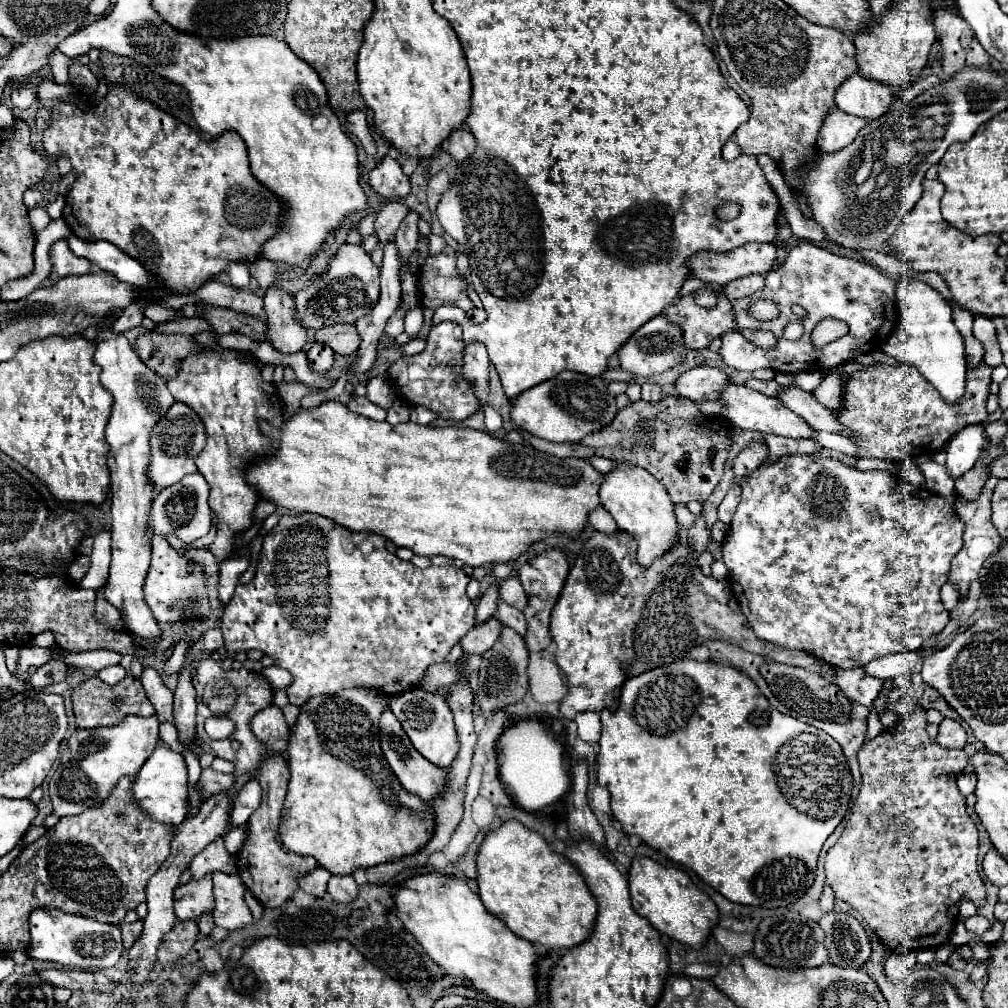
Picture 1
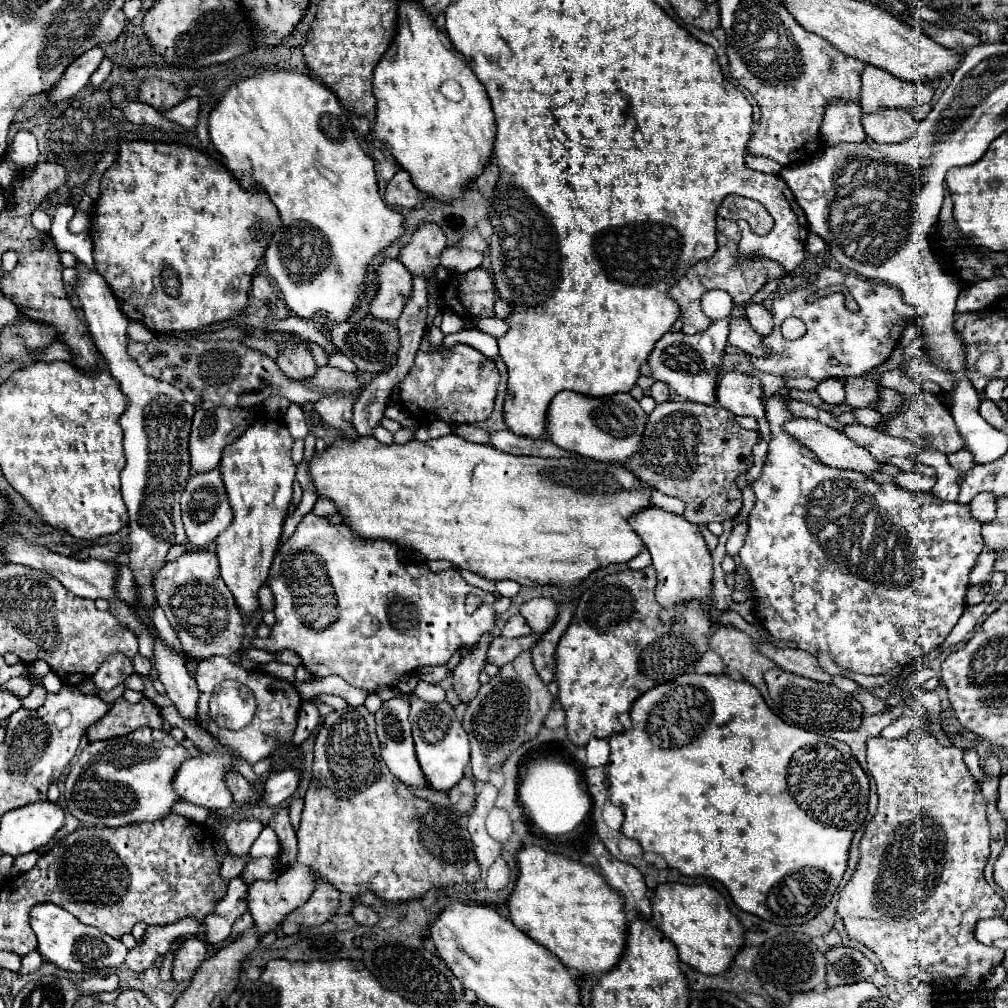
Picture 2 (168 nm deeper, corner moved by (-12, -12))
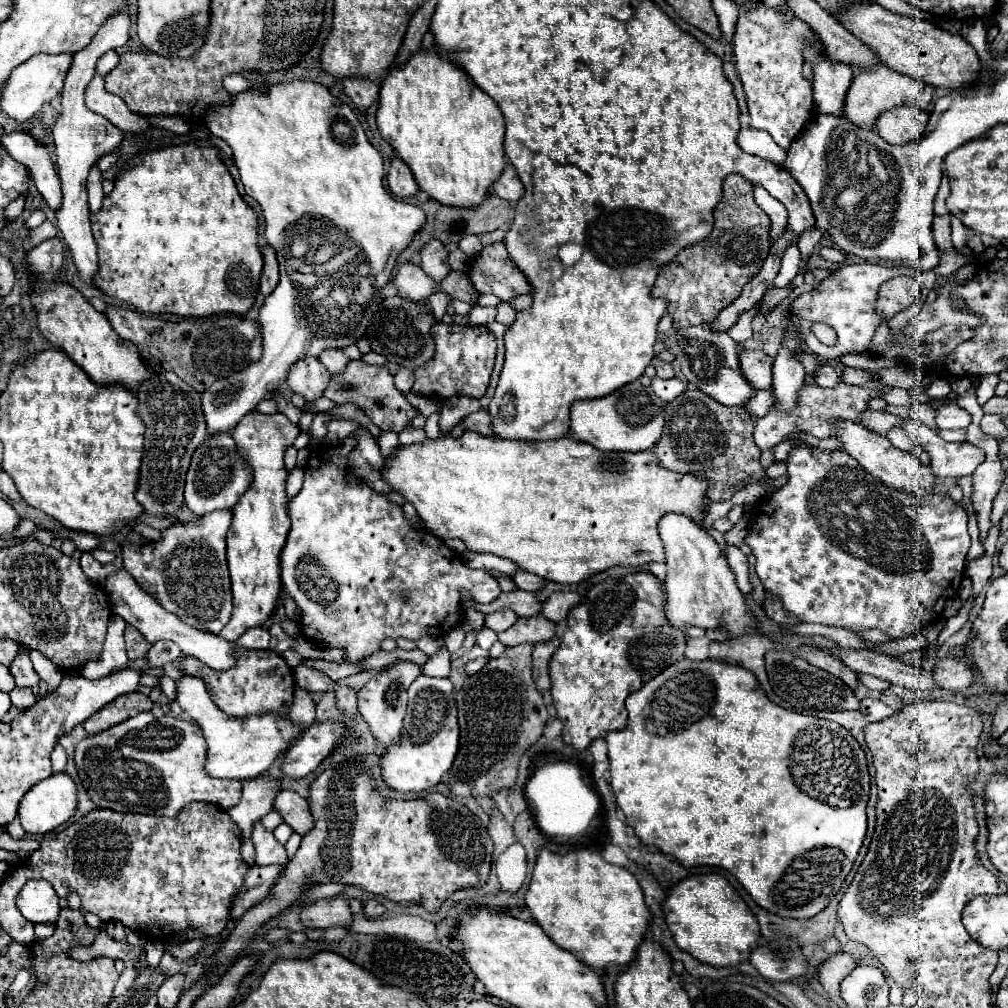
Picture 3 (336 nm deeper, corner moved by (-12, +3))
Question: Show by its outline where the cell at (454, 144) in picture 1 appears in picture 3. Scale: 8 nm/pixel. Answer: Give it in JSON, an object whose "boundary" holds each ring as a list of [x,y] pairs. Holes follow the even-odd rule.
{"boundary":[[[507,165],[507,169],[503,171],[503,175],[495,181],[493,193],[495,193],[497,197],[509,201],[509,203],[517,203],[517,201],[523,197],[525,189],[523,189],[521,179],[517,177],[517,171],[513,169],[513,165]]]}

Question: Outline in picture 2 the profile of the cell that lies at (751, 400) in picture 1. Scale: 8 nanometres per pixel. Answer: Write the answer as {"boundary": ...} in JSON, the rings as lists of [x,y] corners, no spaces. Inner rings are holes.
{"boundary":[[[791,418],[783,424],[783,430],[795,438],[801,446],[809,448],[809,452],[813,452],[821,462],[825,462],[827,466],[835,466],[835,468],[847,468],[847,470],[857,470],[863,474],[869,472],[877,472],[879,470],[879,462],[875,458],[871,458],[871,454],[857,446],[853,440],[849,440],[847,436],[843,436],[839,430],[833,430],[825,424],[821,424],[819,420],[809,420],[809,418]]]}

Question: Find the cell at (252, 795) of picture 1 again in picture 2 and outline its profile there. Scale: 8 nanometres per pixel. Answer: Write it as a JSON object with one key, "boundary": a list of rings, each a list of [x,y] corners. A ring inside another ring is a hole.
{"boundary":[[[295,768],[283,770],[283,772],[275,772],[269,776],[269,780],[265,782],[265,794],[261,794],[261,804],[263,806],[279,806],[281,802],[289,800],[299,784],[299,774]]]}

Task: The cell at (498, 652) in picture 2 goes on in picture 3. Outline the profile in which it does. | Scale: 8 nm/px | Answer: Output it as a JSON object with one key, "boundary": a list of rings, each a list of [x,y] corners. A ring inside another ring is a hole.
{"boundary":[[[543,615],[537,617],[519,617],[513,627],[499,633],[499,641],[503,641],[507,647],[515,647],[521,643],[539,643],[549,641],[557,635],[555,623],[545,619]]]}

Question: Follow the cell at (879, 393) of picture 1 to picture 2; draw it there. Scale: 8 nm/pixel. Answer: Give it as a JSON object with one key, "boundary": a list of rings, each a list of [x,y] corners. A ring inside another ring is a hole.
{"boundary":[[[921,390],[917,396],[911,398],[907,410],[897,410],[895,414],[891,414],[891,418],[885,418],[883,420],[883,432],[889,436],[903,438],[903,440],[907,438],[921,450],[923,448],[935,448],[943,454],[953,454],[953,452],[959,452],[963,448],[963,438],[957,436],[957,428],[953,424],[951,412],[941,402],[939,396],[925,392],[925,390]]]}

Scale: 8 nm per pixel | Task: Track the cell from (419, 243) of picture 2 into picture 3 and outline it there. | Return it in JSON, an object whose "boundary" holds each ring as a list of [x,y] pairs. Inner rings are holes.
{"boundary":[[[431,239],[423,249],[421,249],[421,269],[435,281],[445,279],[445,275],[451,271],[449,267],[449,251],[445,249],[445,245],[441,245],[441,241]]]}

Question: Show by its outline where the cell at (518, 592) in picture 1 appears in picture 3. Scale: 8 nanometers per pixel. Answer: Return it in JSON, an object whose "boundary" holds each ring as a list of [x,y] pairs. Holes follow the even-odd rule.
{"boundary":[[[561,591],[561,593],[553,593],[545,603],[543,603],[543,615],[547,619],[551,619],[553,623],[561,623],[567,619],[567,613],[573,605],[579,603],[579,595],[573,591]]]}

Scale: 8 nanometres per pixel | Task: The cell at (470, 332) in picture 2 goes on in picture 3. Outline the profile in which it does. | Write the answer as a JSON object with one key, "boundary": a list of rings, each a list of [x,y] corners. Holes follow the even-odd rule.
{"boundary":[[[475,305],[473,309],[471,309],[471,313],[469,313],[469,321],[471,321],[471,325],[491,325],[493,321],[495,321],[495,313],[497,313],[497,309],[495,307],[479,307],[479,305]]]}

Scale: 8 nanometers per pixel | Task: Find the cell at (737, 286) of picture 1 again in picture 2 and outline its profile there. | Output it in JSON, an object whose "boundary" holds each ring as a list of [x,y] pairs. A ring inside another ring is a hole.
{"boundary":[[[749,302],[749,304],[743,304],[743,308],[745,308],[745,314],[747,314],[747,320],[751,322],[753,330],[755,330],[759,336],[765,336],[765,334],[771,332],[773,320],[771,320],[771,314],[769,314],[765,302],[761,302],[761,304]]]}

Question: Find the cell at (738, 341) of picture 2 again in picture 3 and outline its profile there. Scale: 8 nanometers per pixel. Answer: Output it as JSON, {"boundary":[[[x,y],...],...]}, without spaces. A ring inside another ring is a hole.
{"boundary":[[[806,352],[803,353],[795,353],[795,357],[803,363],[805,367],[806,374],[814,373],[820,366],[820,360],[813,354],[808,354]]]}

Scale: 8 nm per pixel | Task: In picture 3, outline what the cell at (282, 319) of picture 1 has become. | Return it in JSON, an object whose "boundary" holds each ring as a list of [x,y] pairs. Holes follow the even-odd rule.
{"boundary":[[[303,357],[301,361],[297,361],[293,365],[287,385],[293,393],[303,395],[309,405],[315,399],[323,397],[323,391],[325,391],[325,385],[329,385],[329,379],[331,379],[331,375],[319,359]]]}

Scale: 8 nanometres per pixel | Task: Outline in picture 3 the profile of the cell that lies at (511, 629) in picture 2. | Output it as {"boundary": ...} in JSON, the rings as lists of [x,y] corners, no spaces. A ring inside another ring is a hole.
{"boundary":[[[503,607],[499,611],[493,611],[493,613],[485,615],[485,627],[493,629],[495,633],[501,633],[501,631],[509,629],[513,625],[513,621],[517,621],[517,615],[509,607]]]}

